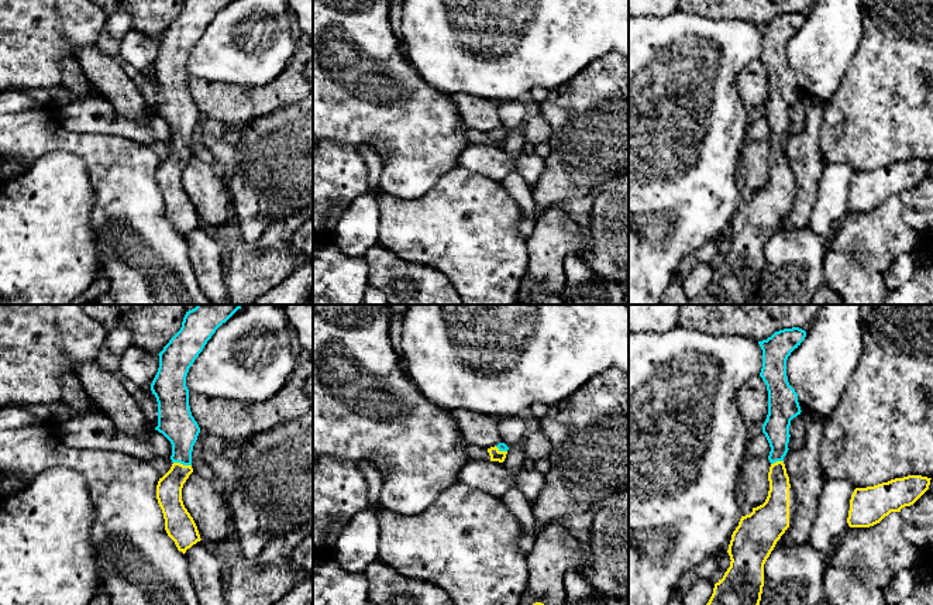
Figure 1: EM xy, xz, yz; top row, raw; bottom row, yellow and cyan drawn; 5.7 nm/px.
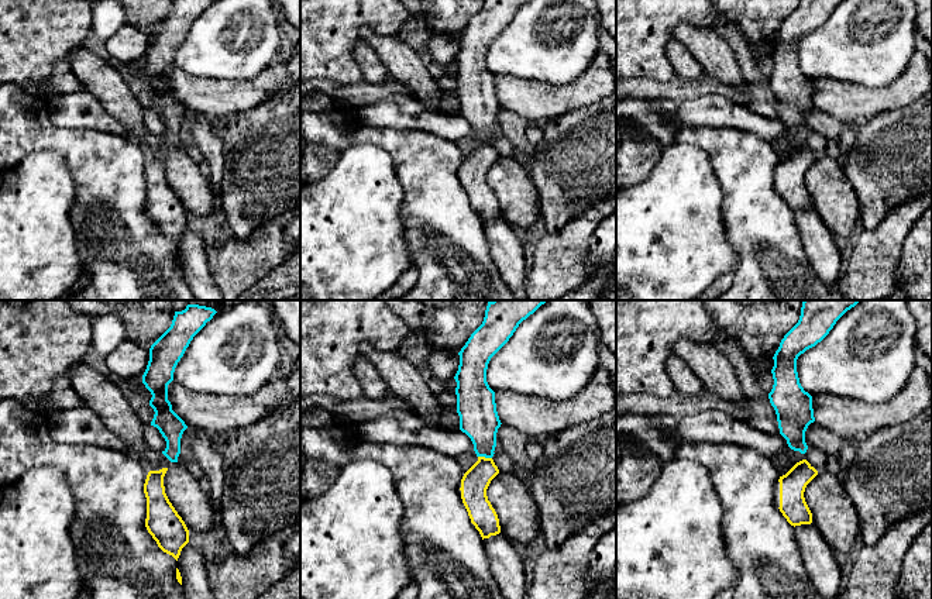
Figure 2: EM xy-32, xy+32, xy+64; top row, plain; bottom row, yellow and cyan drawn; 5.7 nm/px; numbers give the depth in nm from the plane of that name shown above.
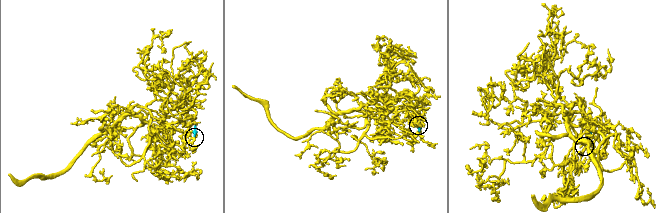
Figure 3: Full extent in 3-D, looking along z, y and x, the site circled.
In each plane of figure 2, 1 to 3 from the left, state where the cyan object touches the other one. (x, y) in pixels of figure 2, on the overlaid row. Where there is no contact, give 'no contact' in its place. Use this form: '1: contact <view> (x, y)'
1: no contact
2: contact xy+32 (484, 457)
3: no contact

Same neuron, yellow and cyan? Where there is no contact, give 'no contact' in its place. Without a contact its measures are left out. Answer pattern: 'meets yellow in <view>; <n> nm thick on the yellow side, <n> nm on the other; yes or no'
meets yellow in xy; 140 nm thick on the yellow side, 200 nm on the other; yes

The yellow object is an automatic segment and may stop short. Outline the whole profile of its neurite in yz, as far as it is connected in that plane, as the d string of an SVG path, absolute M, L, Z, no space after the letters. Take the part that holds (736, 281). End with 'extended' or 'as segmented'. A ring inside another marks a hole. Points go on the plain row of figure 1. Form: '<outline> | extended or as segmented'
M792 11L758 25L762 34L760 61L768 75L768 99L762 109L771 131L768 181L750 199L741 200L727 234L730 251L715 268L709 286L688 305L755 305L764 271L764 248L795 203L796 182L784 141L789 134L791 104L802 94L798 78L788 66L786 44L805 21L805 14Z | extended

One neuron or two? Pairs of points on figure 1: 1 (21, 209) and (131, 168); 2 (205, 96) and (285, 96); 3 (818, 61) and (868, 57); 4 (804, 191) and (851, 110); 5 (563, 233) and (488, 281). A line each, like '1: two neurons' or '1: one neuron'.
1: two neurons
2: one neuron
3: two neurons
4: two neurons
5: two neurons

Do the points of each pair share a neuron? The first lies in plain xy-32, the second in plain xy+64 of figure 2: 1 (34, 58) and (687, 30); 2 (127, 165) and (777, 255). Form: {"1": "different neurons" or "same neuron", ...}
{"1": "different neurons", "2": "same neuron"}

